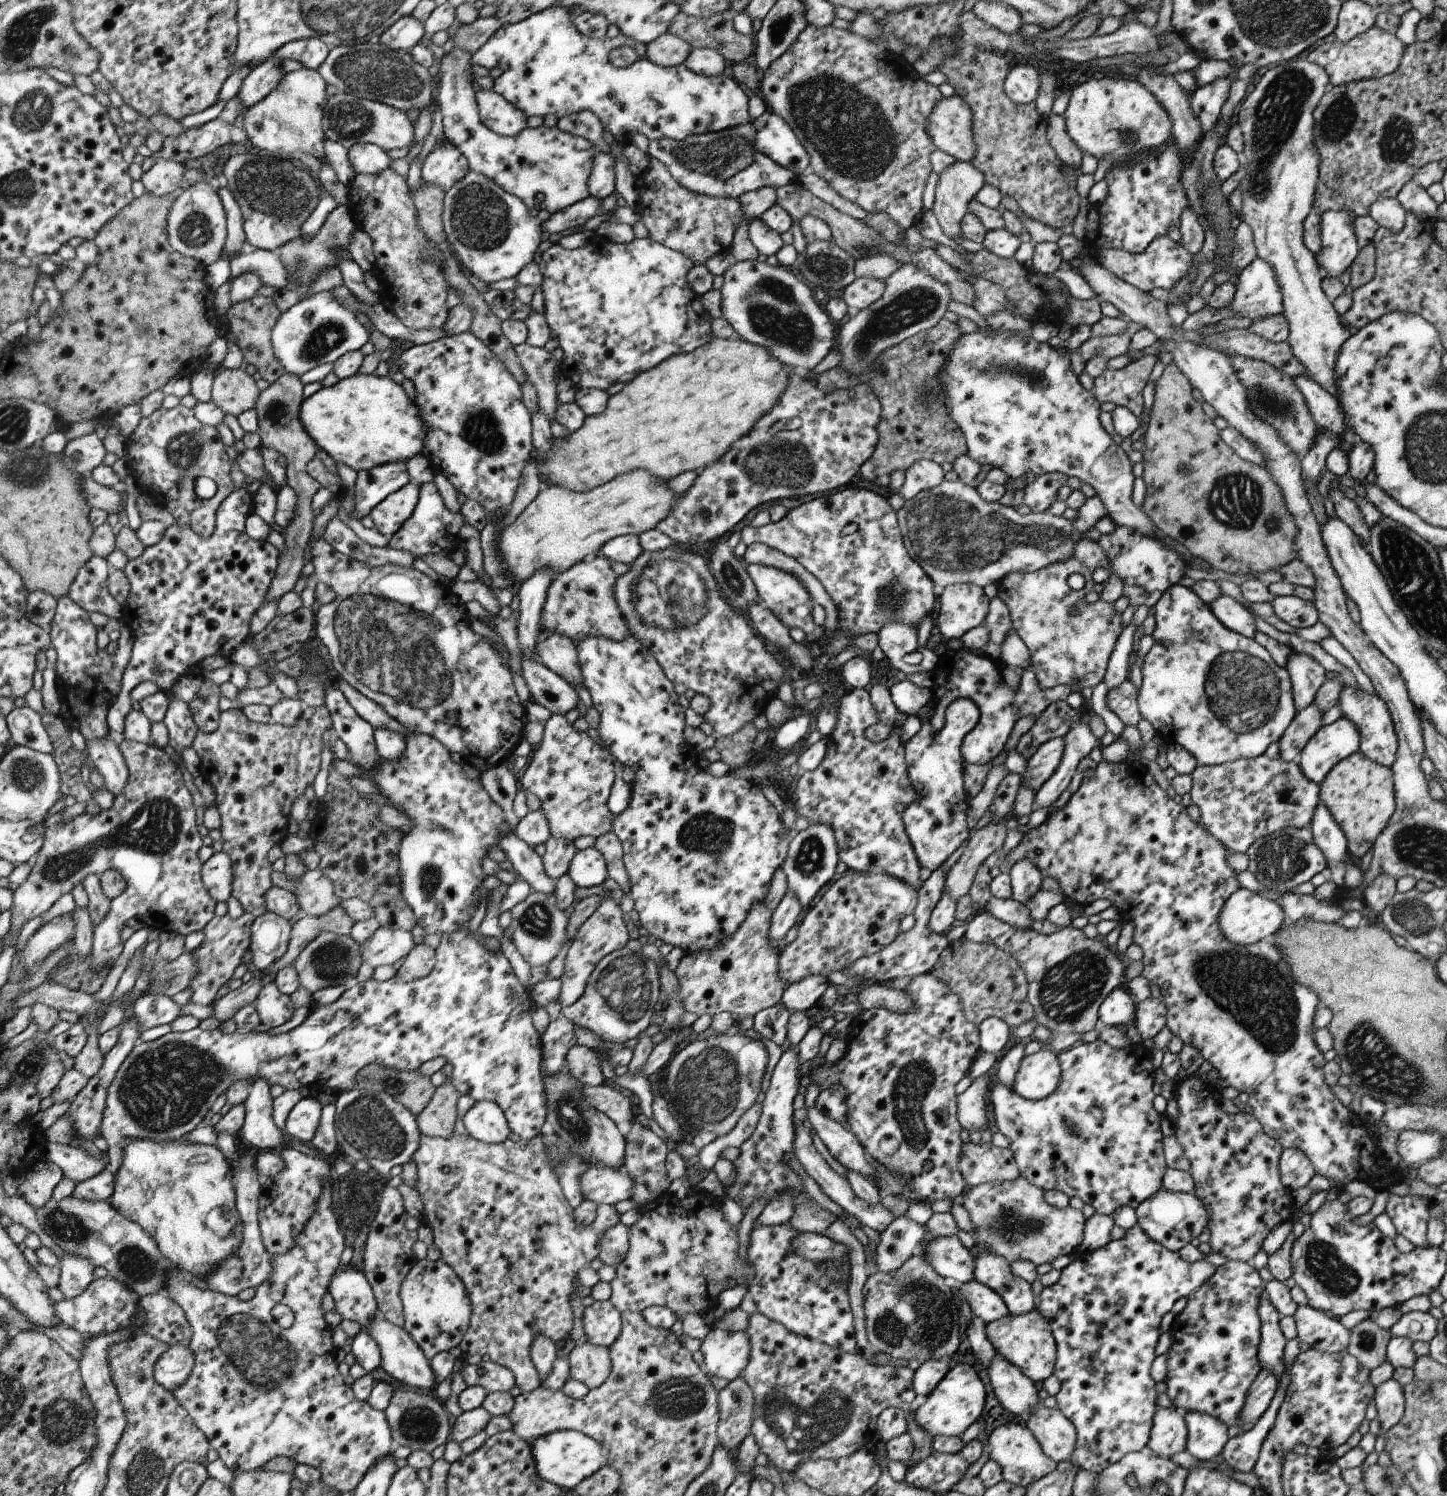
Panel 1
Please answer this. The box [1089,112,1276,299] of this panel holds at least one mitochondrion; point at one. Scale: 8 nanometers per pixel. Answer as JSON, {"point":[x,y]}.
{"point":[1125,137]}

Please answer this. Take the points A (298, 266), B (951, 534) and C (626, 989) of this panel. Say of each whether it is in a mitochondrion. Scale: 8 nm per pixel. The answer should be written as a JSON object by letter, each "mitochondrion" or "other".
{"A":"mitochondrion","B":"mitochondrion","C":"mitochondrion"}

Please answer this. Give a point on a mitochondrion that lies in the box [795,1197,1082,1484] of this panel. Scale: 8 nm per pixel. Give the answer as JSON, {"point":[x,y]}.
{"point":[924,1312]}

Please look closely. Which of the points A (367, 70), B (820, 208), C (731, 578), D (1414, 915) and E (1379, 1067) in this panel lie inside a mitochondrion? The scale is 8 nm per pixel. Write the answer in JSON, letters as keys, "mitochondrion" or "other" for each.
{"A":"mitochondrion","B":"other","C":"mitochondrion","D":"mitochondrion","E":"mitochondrion"}

